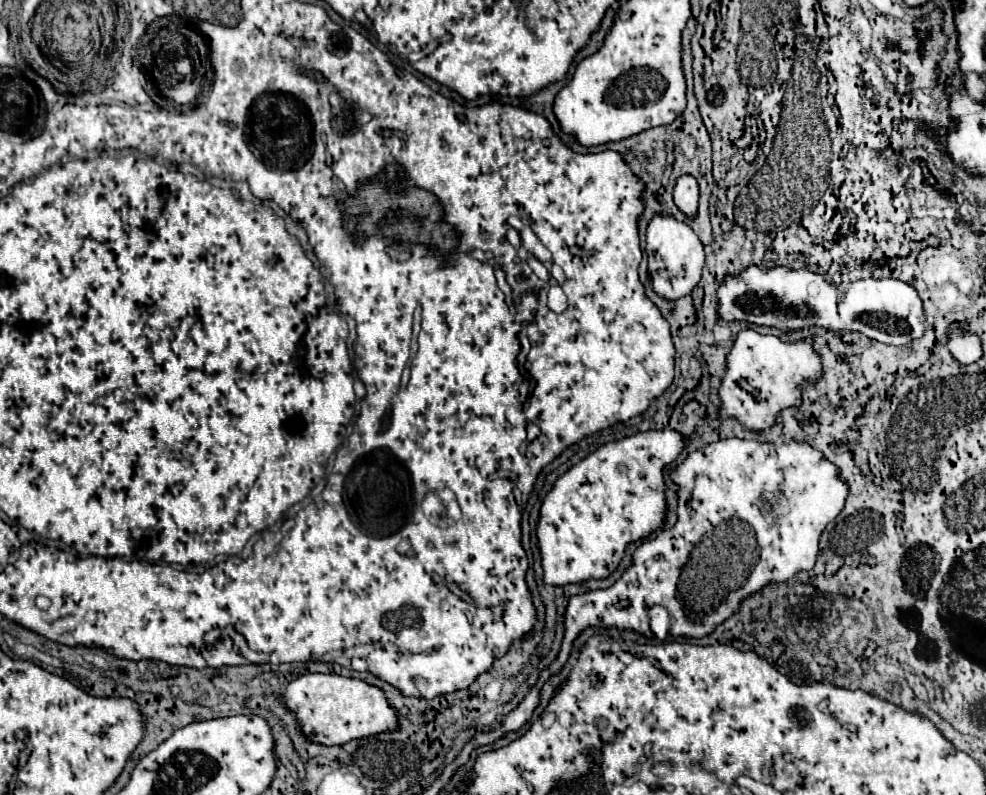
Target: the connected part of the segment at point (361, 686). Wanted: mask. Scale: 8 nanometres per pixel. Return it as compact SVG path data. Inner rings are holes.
M308 673L288 683L282 699L286 707L296 713L298 721L302 723L304 735L310 741L322 745L344 745L352 739L398 729L398 711L388 703L386 693L380 687L360 679L340 677L332 673Z

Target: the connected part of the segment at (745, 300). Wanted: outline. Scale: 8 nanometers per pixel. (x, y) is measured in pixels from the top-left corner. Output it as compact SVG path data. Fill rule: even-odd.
M748 267L742 275L728 275L718 289L718 313L724 321L748 321L762 327L804 329L820 325L832 331L858 331L888 345L908 345L924 335L924 303L914 287L898 279L862 279L832 285L822 275L808 269L790 271L774 267L764 271Z

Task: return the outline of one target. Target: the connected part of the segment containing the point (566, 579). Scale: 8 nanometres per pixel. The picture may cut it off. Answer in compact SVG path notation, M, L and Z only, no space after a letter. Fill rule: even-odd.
M644 431L622 441L606 443L578 465L568 469L546 495L540 509L538 545L544 567L544 583L566 585L590 579L606 579L622 563L624 551L630 543L646 539L652 531L662 527L666 519L664 467L676 461L684 447L686 437L678 431Z

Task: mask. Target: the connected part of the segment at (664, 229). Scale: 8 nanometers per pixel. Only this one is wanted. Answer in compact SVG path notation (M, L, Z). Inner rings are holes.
M656 215L646 231L646 253L648 253L648 275L656 295L668 301L676 301L688 295L698 285L704 267L704 249L700 239L688 225L678 223L674 217Z

